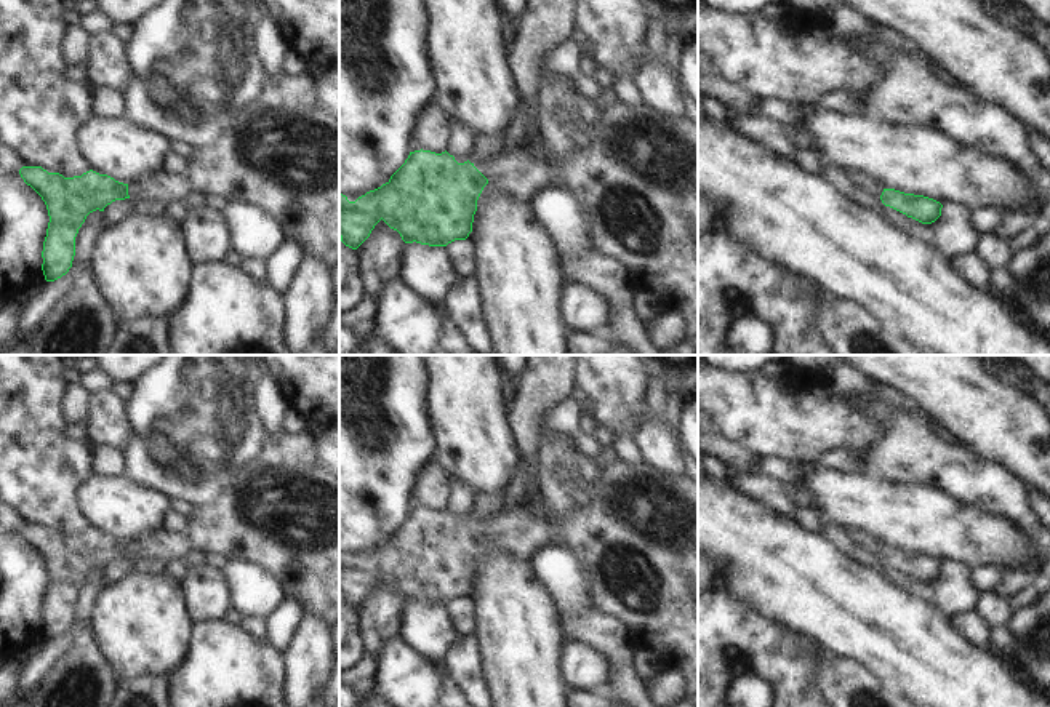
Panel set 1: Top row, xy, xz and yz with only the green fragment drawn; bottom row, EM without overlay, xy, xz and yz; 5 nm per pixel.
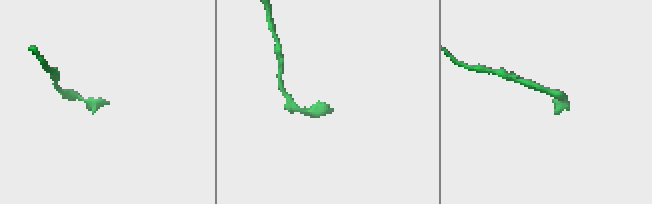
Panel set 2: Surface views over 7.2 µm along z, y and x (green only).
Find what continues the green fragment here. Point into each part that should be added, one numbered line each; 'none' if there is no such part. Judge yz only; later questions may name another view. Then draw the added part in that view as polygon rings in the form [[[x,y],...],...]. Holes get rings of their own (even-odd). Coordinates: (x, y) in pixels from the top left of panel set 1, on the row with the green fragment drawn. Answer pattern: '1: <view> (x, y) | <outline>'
1: yz (871, 186) | [[[848,173],[848,178],[872,197],[880,198],[884,187],[871,176],[864,173]]]

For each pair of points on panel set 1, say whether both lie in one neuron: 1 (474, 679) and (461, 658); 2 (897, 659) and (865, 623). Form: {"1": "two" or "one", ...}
{"1": "one", "2": "one"}

